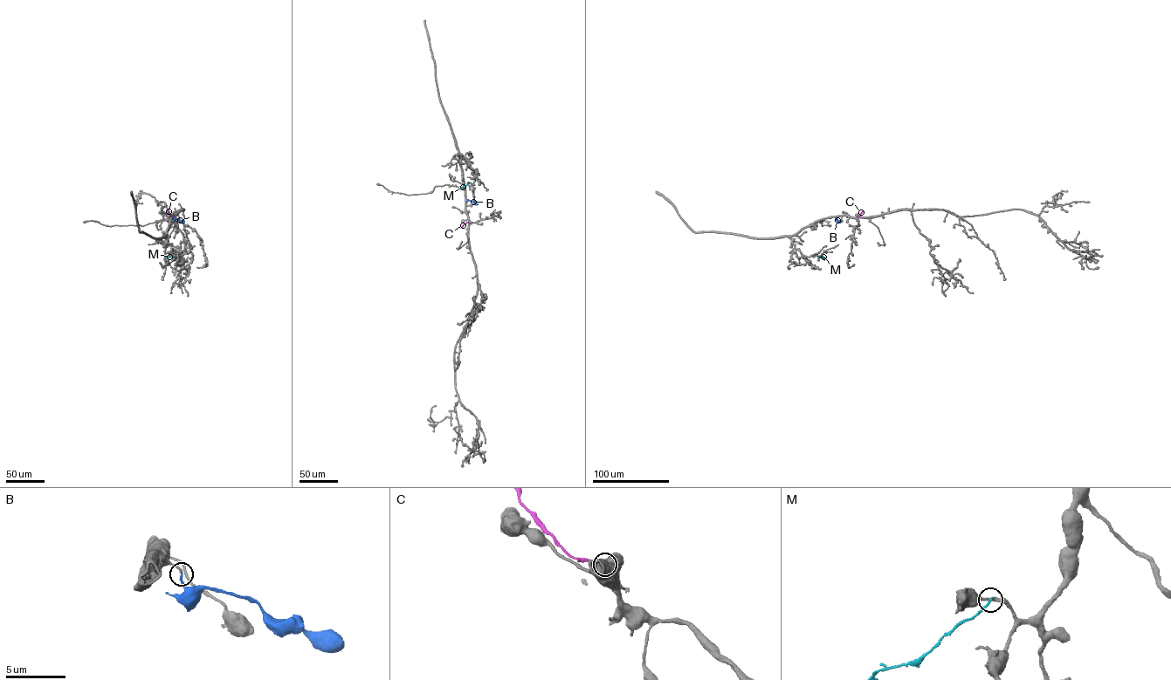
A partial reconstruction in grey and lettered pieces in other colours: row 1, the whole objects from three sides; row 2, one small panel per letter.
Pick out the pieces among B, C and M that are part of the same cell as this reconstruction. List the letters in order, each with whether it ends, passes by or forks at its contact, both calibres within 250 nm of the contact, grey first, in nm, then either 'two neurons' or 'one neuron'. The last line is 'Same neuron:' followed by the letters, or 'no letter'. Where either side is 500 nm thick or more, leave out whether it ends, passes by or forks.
B: it ends; calibres 200 and 240 nm; one neuron
C: calibres 750 and 260 nm; two neurons
M: it ends; calibres 240 and 190 nm; two neurons
Same neuron: B

